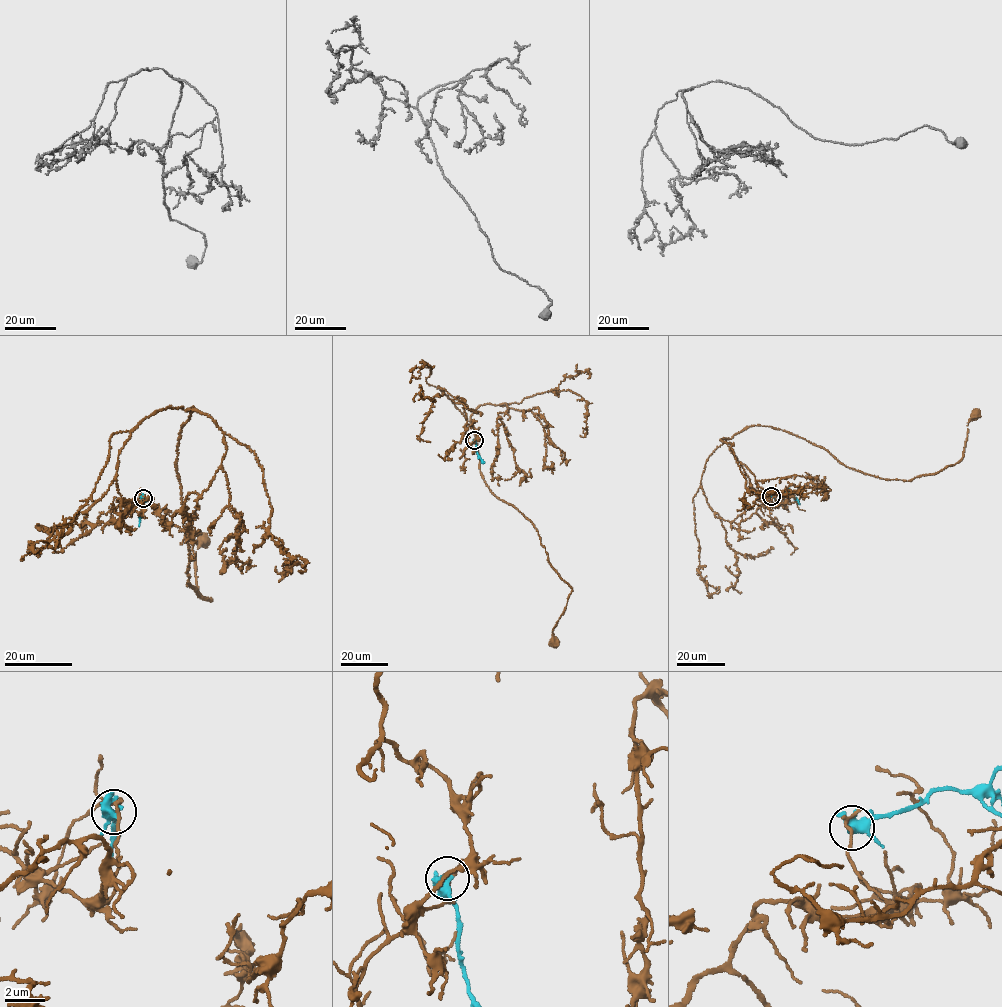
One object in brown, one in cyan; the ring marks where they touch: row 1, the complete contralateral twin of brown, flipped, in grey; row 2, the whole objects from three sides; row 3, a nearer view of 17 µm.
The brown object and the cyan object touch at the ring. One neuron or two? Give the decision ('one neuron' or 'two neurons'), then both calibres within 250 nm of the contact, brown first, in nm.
two neurons | 130/360 nm

